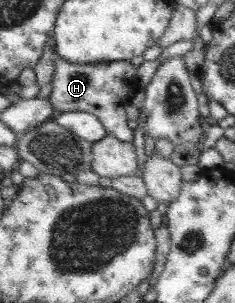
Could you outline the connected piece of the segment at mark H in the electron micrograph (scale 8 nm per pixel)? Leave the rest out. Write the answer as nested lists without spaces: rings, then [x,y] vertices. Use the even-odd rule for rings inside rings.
[[[55,48],[55,76],[53,76],[52,91],[48,99],[58,113],[90,112],[102,120],[109,134],[119,137],[119,140],[133,142],[133,128],[129,128],[127,104],[133,89],[140,83],[138,68],[129,60],[113,63],[73,64],[59,56]]]

